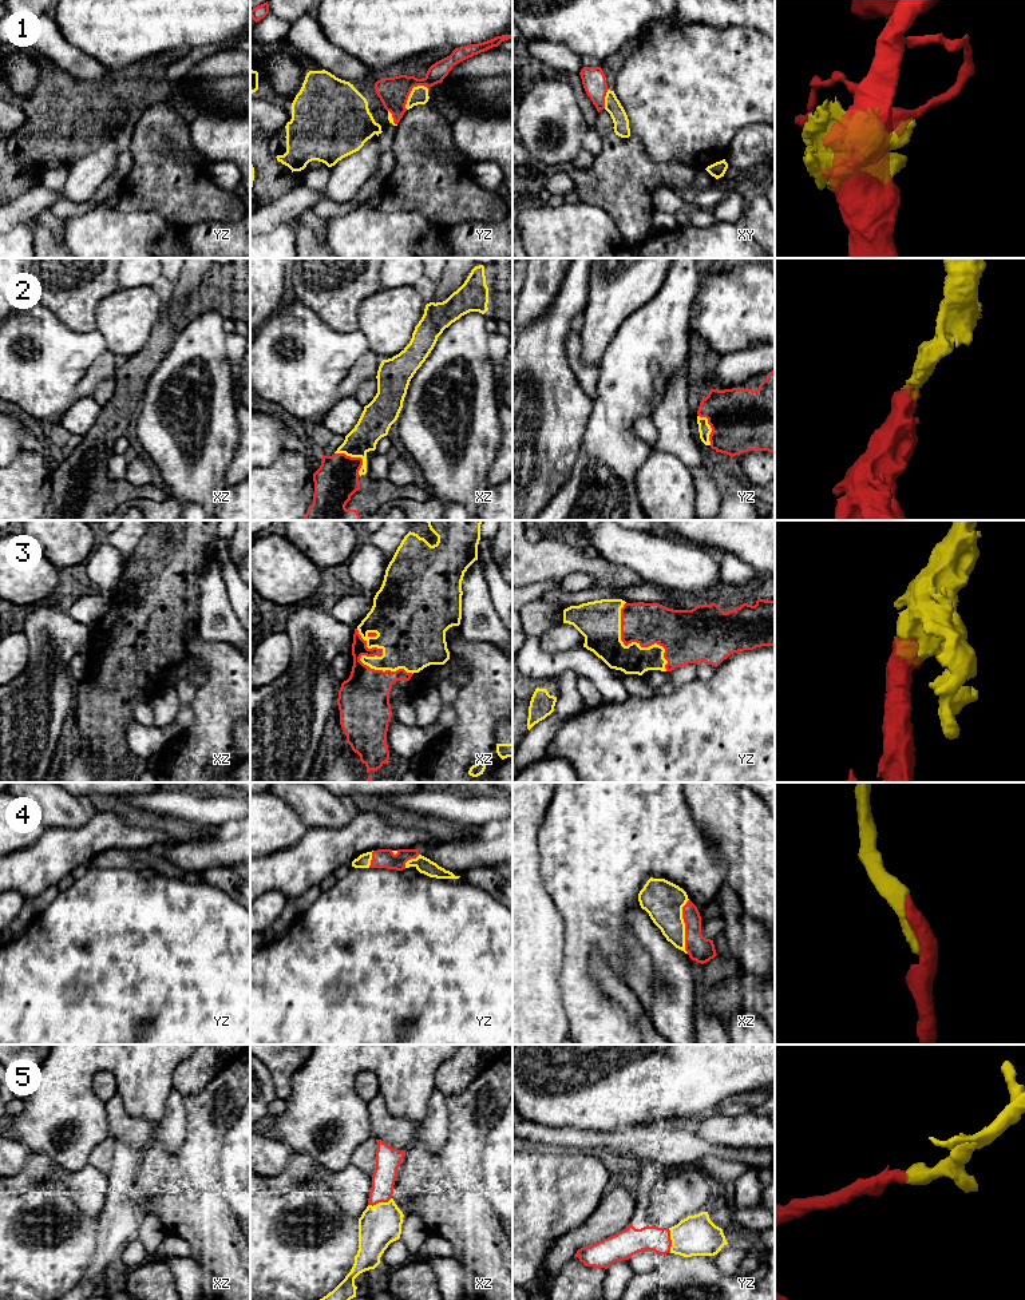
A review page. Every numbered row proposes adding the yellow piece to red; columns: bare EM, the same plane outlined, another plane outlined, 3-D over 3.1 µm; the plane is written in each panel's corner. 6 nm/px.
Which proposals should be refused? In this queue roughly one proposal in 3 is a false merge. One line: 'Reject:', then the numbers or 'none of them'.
Reject: 1

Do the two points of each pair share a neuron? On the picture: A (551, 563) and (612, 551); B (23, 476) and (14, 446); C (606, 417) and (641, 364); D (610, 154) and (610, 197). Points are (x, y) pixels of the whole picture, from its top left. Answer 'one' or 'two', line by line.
A: two
B: two
C: one
D: one

